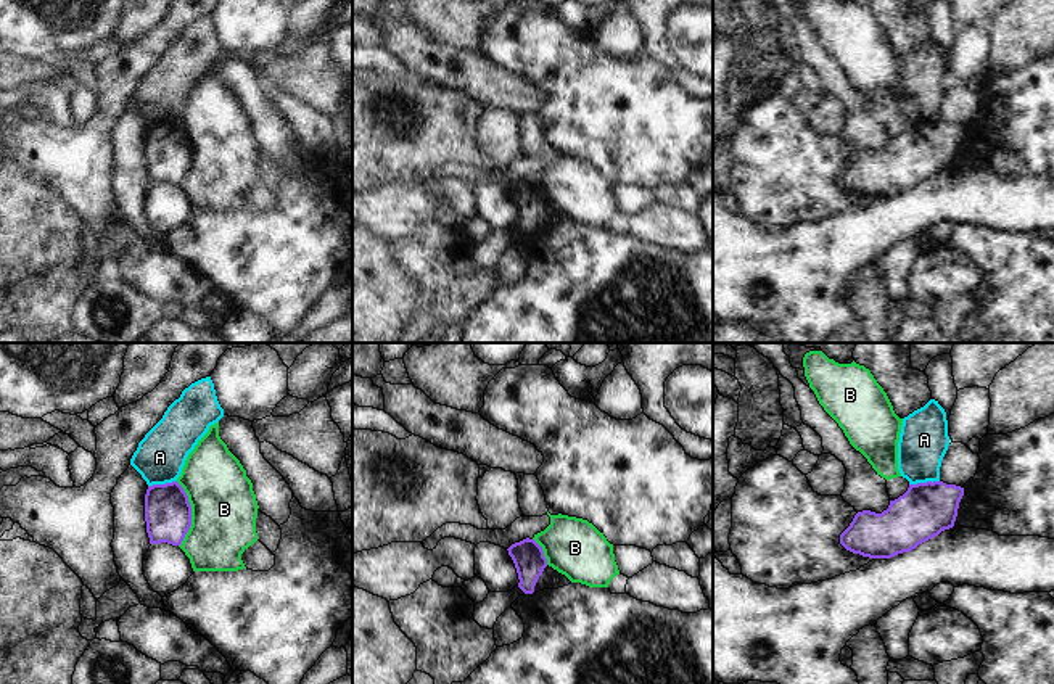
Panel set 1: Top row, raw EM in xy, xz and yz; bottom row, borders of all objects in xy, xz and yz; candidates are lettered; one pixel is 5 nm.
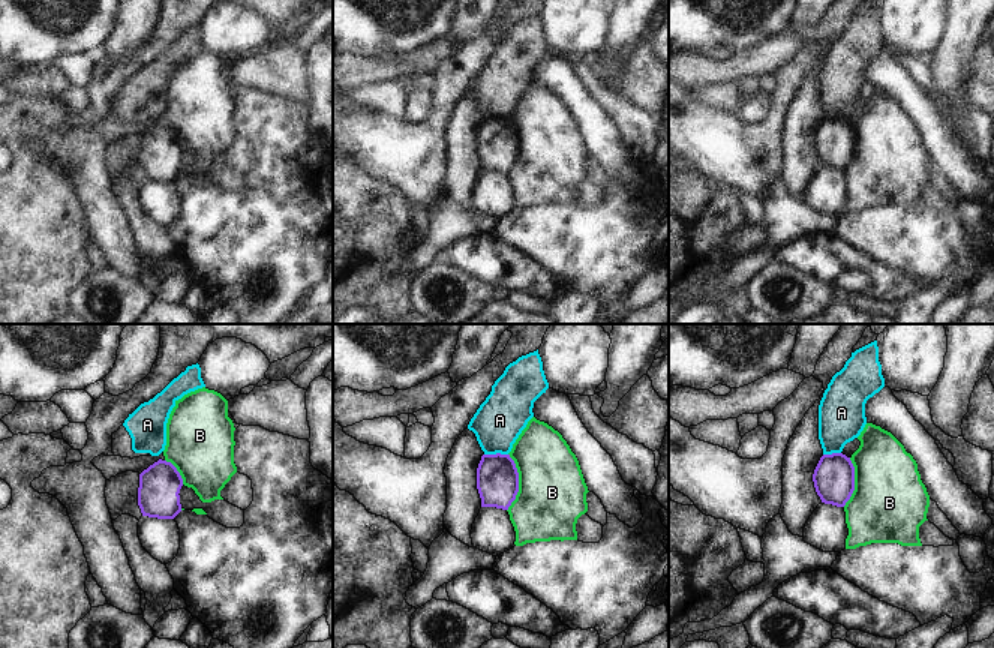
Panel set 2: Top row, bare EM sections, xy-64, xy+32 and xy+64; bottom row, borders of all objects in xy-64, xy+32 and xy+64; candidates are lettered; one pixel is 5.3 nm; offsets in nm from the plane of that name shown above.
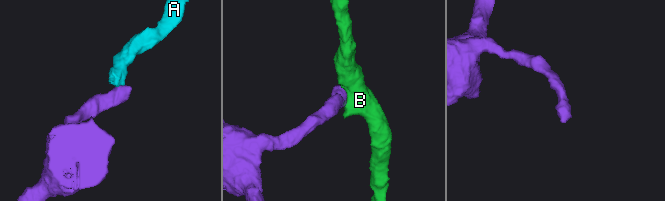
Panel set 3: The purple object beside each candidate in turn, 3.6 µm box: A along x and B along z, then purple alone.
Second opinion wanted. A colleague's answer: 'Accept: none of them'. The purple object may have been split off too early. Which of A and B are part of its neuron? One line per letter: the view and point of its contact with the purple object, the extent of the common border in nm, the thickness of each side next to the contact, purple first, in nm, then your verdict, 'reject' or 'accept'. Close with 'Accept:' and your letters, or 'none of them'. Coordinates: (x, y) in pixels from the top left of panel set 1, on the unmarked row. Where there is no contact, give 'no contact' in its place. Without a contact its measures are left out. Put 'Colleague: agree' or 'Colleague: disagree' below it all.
A: contact yz (924, 123); length 150 nm; calibres 280 and 240 nm; reject
B: contact xy (190, 153); length 320 nm; calibres 240 and 340 nm; reject
Accept: none of them
Colleague: agree

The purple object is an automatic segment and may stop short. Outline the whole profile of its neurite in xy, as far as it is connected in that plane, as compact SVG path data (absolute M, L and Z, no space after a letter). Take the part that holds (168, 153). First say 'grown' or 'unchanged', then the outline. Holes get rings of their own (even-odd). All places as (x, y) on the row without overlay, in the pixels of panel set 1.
unchanged | M177 121L148 126L145 161L150 183L182 183L191 166L191 145Z

